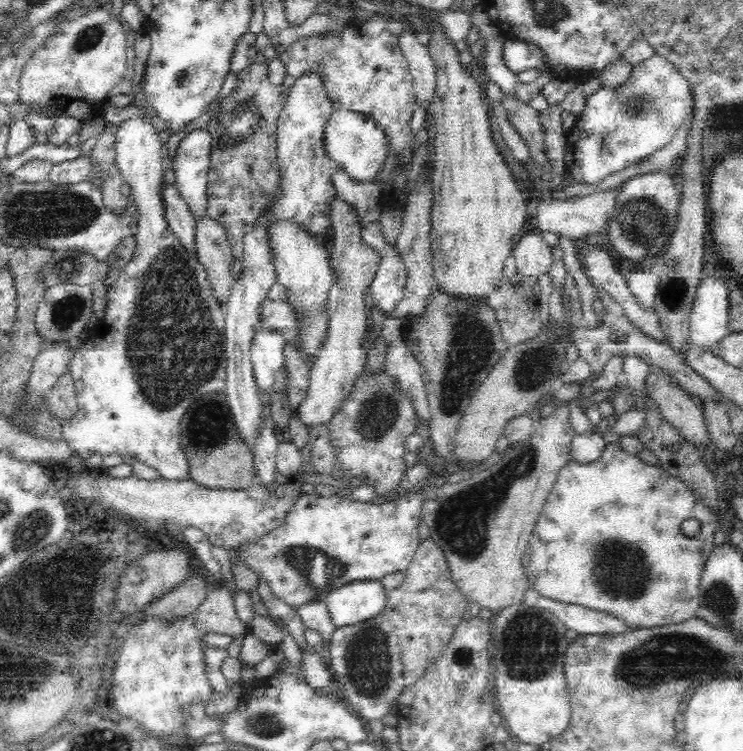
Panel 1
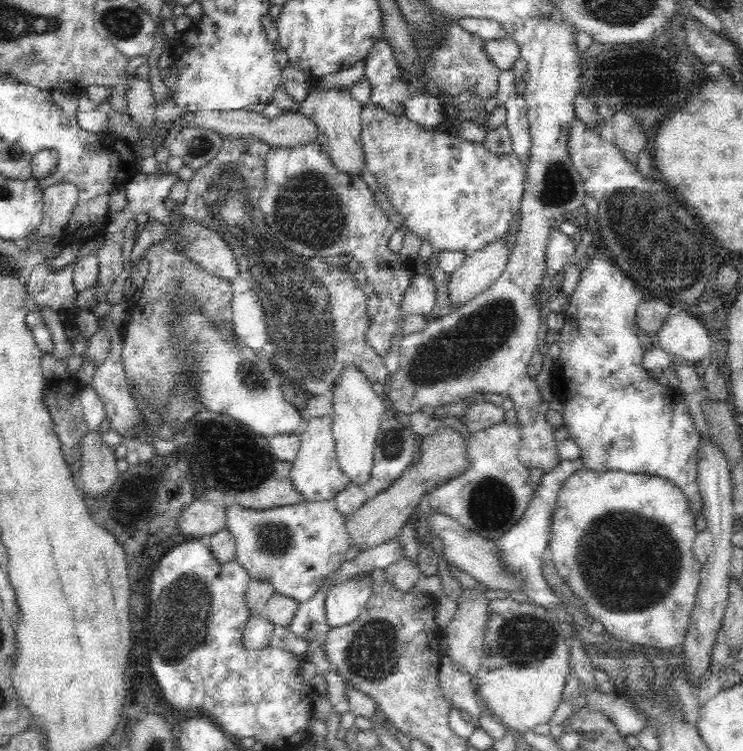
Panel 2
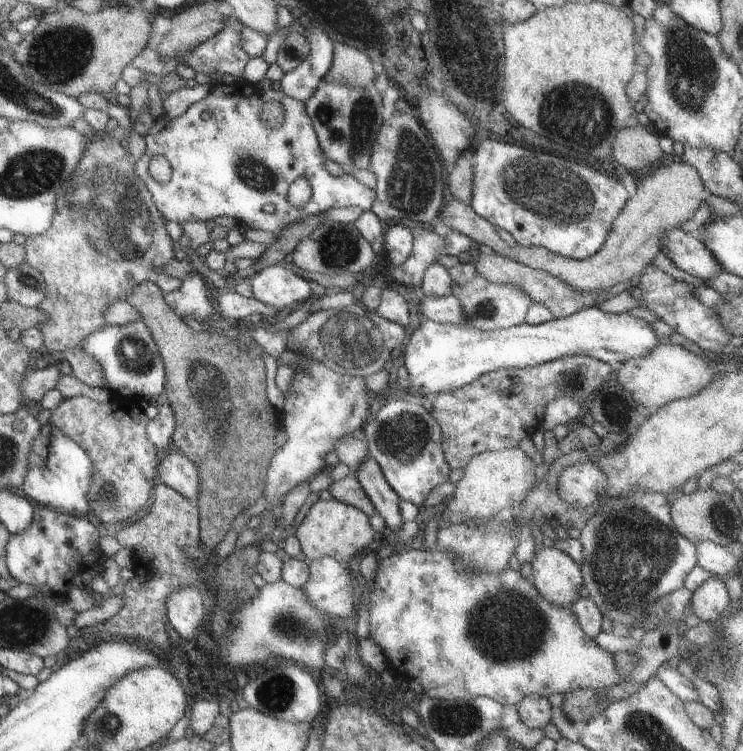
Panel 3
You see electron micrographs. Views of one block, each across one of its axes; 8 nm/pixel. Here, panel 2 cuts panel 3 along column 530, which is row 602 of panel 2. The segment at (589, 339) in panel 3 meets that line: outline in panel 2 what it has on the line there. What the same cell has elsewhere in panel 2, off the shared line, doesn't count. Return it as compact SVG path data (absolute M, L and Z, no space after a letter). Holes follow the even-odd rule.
M362 574L350 578L342 584L336 584L326 594L326 620L330 628L340 628L356 622L364 612L368 600L372 596L372 578L370 574Z

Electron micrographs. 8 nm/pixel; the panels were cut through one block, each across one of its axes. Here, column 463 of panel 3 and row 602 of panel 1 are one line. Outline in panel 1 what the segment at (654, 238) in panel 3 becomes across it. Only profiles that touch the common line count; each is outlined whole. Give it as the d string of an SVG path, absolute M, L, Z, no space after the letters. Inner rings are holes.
M224 584L206 596L206 600L194 612L194 620L198 628L212 634L226 634L234 638L244 638L248 634L240 622L234 596Z

